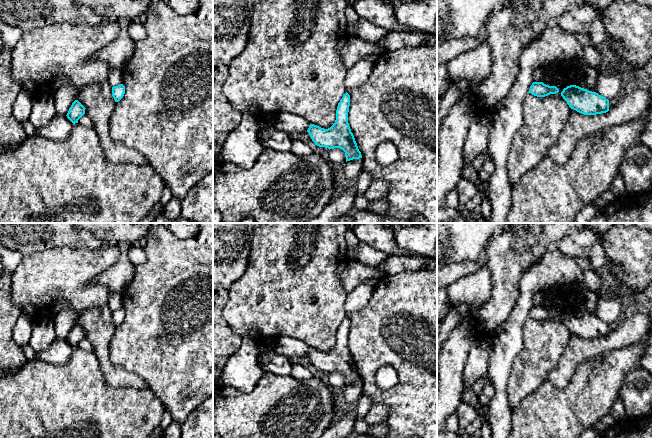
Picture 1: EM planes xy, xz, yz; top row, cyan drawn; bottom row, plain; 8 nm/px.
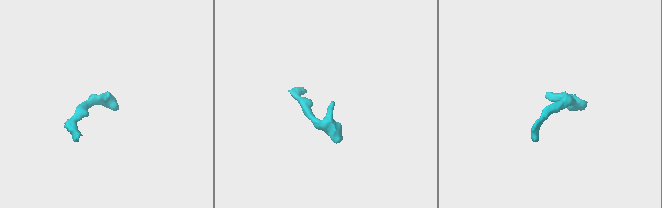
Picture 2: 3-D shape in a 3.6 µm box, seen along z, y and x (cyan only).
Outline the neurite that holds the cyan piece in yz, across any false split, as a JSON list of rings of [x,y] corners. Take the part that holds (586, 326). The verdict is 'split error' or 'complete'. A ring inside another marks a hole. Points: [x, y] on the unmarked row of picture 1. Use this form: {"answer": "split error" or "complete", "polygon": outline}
{"answer": "complete", "polygon": [[[576,309],[564,312],[561,320],[571,333],[584,339],[596,339],[609,335],[608,323]]]}

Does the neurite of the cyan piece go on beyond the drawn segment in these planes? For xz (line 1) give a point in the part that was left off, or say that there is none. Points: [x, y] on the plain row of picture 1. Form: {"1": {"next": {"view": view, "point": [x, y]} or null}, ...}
{"1": {"next": null}}

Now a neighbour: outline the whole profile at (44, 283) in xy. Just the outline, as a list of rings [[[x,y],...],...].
[[[102,246],[98,249],[58,247],[24,255],[20,264],[12,272],[11,296],[21,313],[30,319],[53,318],[62,310],[79,313],[77,323],[84,331],[98,358],[106,383],[114,388],[128,386],[136,389],[147,388],[145,380],[137,374],[114,365],[110,360],[110,342],[115,324],[108,306],[110,291],[102,281],[104,272],[119,260],[121,247]]]

